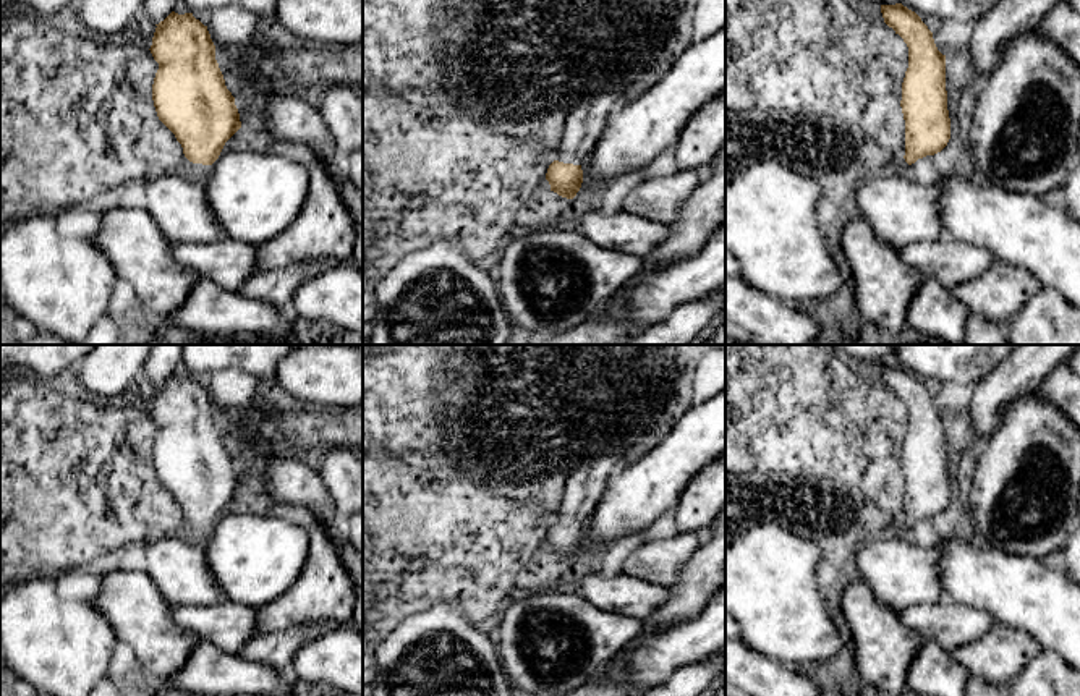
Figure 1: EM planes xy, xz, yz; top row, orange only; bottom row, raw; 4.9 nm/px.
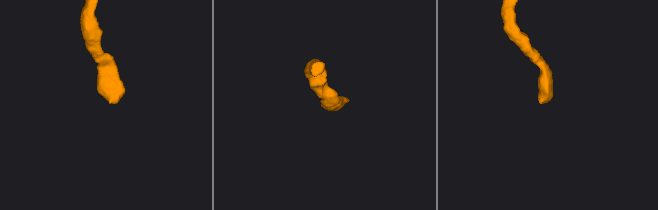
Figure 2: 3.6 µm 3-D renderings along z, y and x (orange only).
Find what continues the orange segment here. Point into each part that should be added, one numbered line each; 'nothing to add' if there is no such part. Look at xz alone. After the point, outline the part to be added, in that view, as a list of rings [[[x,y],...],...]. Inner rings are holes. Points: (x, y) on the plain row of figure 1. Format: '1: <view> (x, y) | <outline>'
1: xz (583, 489) | [[[622,448],[581,463],[567,479],[555,523],[581,528],[585,520],[594,513],[609,477],[623,463],[625,452]]]

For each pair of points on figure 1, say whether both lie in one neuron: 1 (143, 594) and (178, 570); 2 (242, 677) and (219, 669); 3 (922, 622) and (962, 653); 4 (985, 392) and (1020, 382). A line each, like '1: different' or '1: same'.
1: different
2: same
3: different
4: same

